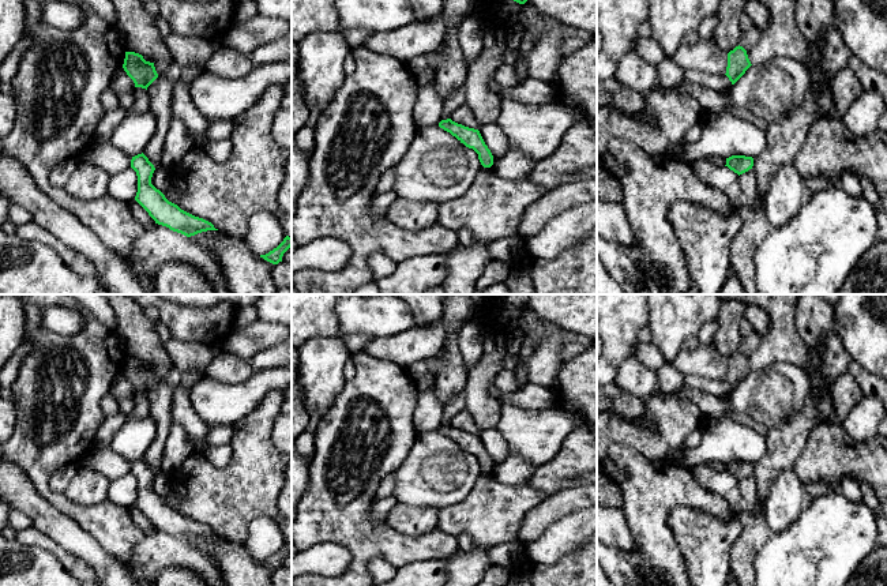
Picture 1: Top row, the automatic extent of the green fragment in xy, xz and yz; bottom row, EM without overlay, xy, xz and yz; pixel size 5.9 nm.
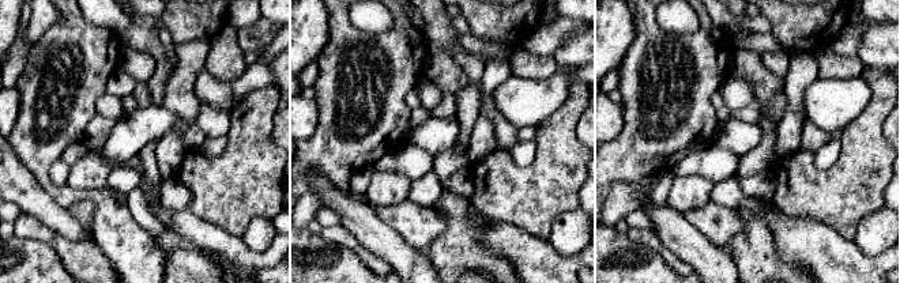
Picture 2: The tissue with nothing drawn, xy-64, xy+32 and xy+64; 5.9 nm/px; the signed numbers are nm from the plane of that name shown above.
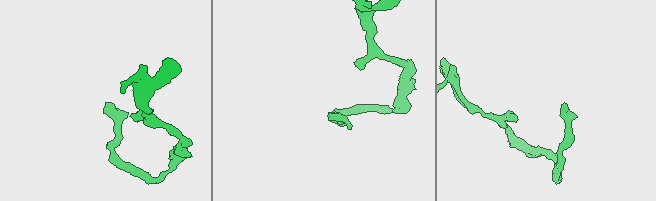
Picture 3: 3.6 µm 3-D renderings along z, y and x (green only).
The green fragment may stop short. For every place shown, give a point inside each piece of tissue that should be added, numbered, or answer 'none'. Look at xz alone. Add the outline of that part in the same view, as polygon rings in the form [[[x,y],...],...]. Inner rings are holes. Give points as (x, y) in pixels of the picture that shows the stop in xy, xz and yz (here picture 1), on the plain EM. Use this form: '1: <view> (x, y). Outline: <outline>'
none

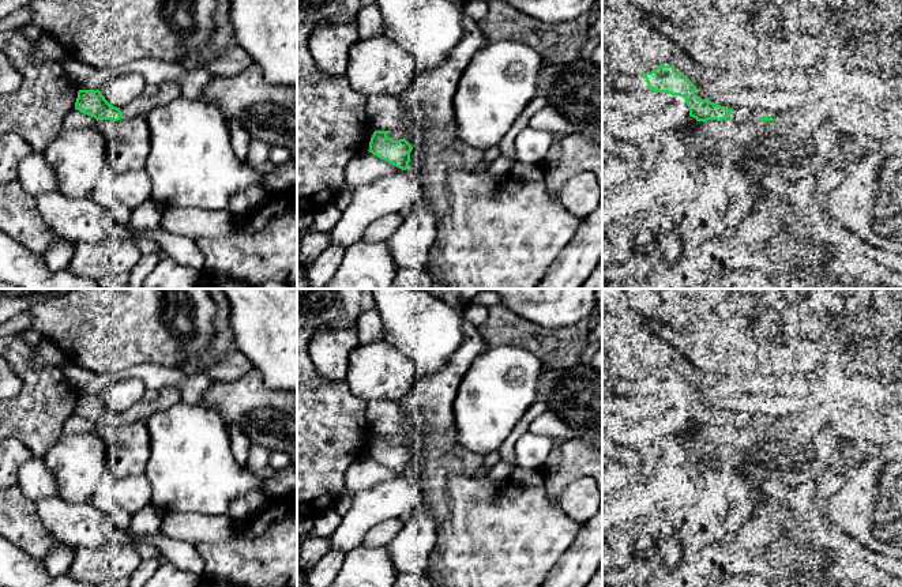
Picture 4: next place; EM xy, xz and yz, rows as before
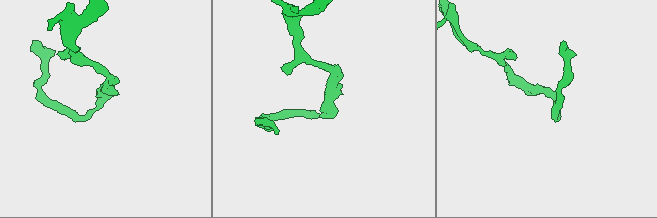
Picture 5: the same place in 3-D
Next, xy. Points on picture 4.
1: xy (169, 397). Outline: [[[164,388],[158,392],[158,399],[155,402],[140,400],[128,410],[120,413],[123,422],[119,426],[131,425],[138,421],[146,421],[155,411],[166,410],[180,402],[181,396],[177,388]]]

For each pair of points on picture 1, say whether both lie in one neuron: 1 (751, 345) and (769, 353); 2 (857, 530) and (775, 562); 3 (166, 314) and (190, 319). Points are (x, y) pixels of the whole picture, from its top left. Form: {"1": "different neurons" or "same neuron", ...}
{"1": "different neurons", "2": "same neuron", "3": "same neuron"}

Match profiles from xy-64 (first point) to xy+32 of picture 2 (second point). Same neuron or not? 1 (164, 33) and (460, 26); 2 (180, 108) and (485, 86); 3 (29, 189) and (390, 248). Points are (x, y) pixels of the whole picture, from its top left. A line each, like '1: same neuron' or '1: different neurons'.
1: same neuron
2: different neurons
3: same neuron

